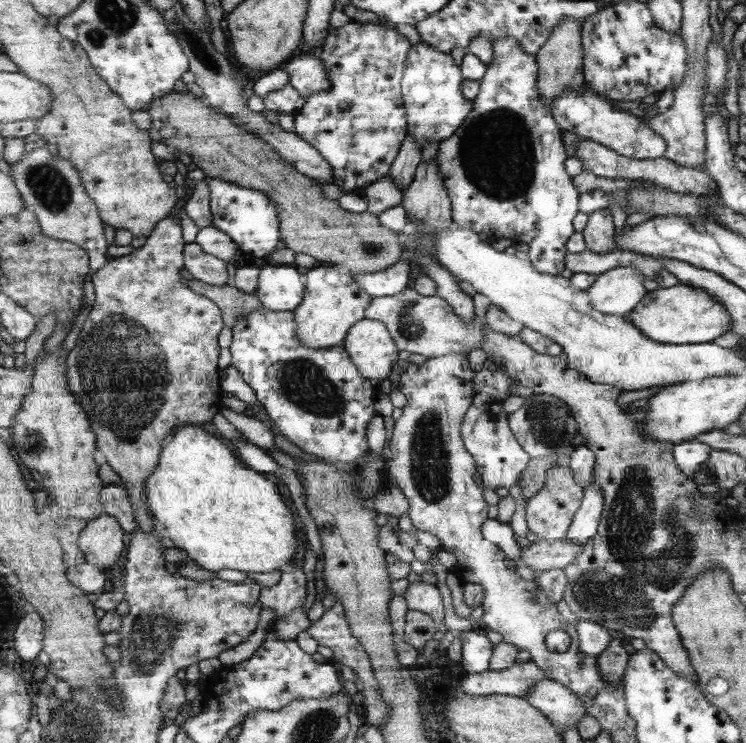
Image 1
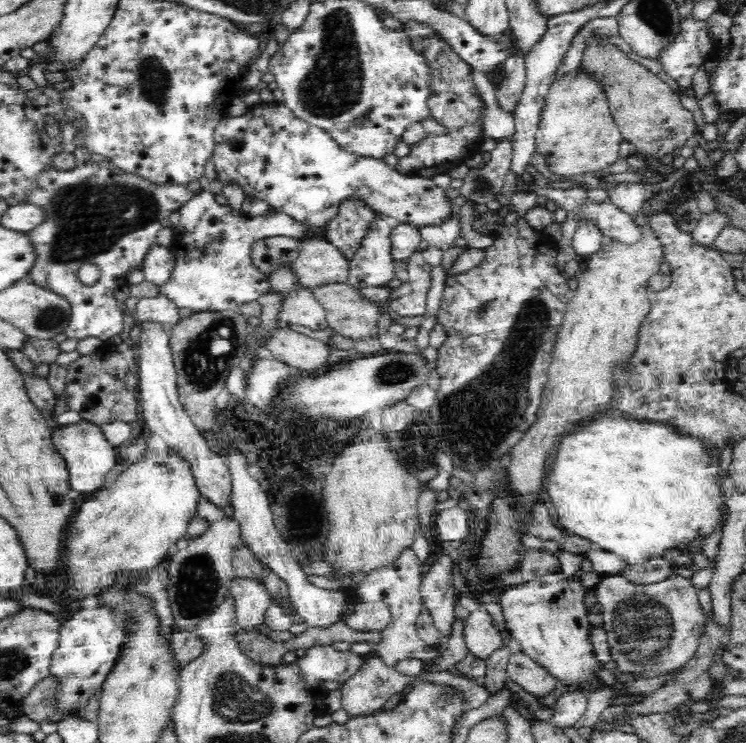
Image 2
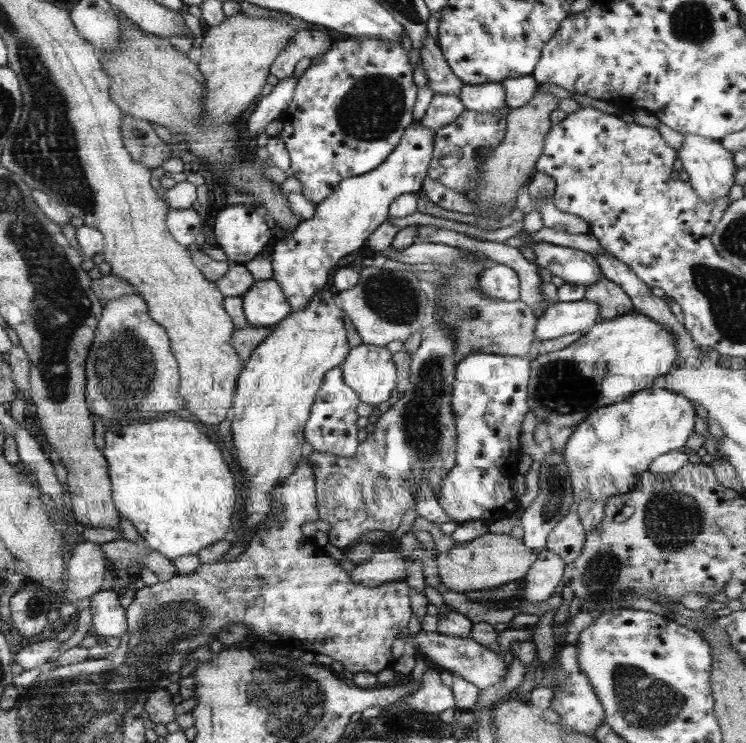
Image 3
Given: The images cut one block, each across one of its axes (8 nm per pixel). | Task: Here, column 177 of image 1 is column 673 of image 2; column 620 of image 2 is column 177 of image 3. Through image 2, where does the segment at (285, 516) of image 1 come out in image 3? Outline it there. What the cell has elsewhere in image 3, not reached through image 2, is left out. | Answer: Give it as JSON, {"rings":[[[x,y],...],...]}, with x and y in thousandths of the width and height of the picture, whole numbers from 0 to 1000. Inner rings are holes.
{"rings":[[[233,557],[214,559],[212,565],[209,563],[201,568],[188,568],[182,565],[180,571],[154,572],[142,581],[139,588],[139,614],[143,614],[145,631],[149,635],[150,653],[153,654],[153,669],[155,684],[160,685],[166,697],[170,697],[184,711],[188,727],[194,729],[200,738],[208,743],[217,746],[220,750],[233,754],[244,748],[255,746],[265,747],[265,743],[279,735],[295,729],[303,724],[303,719],[308,717],[311,708],[314,708],[314,689],[316,689],[316,676],[319,676],[319,659],[316,659],[316,641],[308,633],[308,627],[303,624],[295,603],[279,590],[276,584],[271,584],[271,579],[263,573],[264,568],[255,568],[255,563],[239,563]]]}

